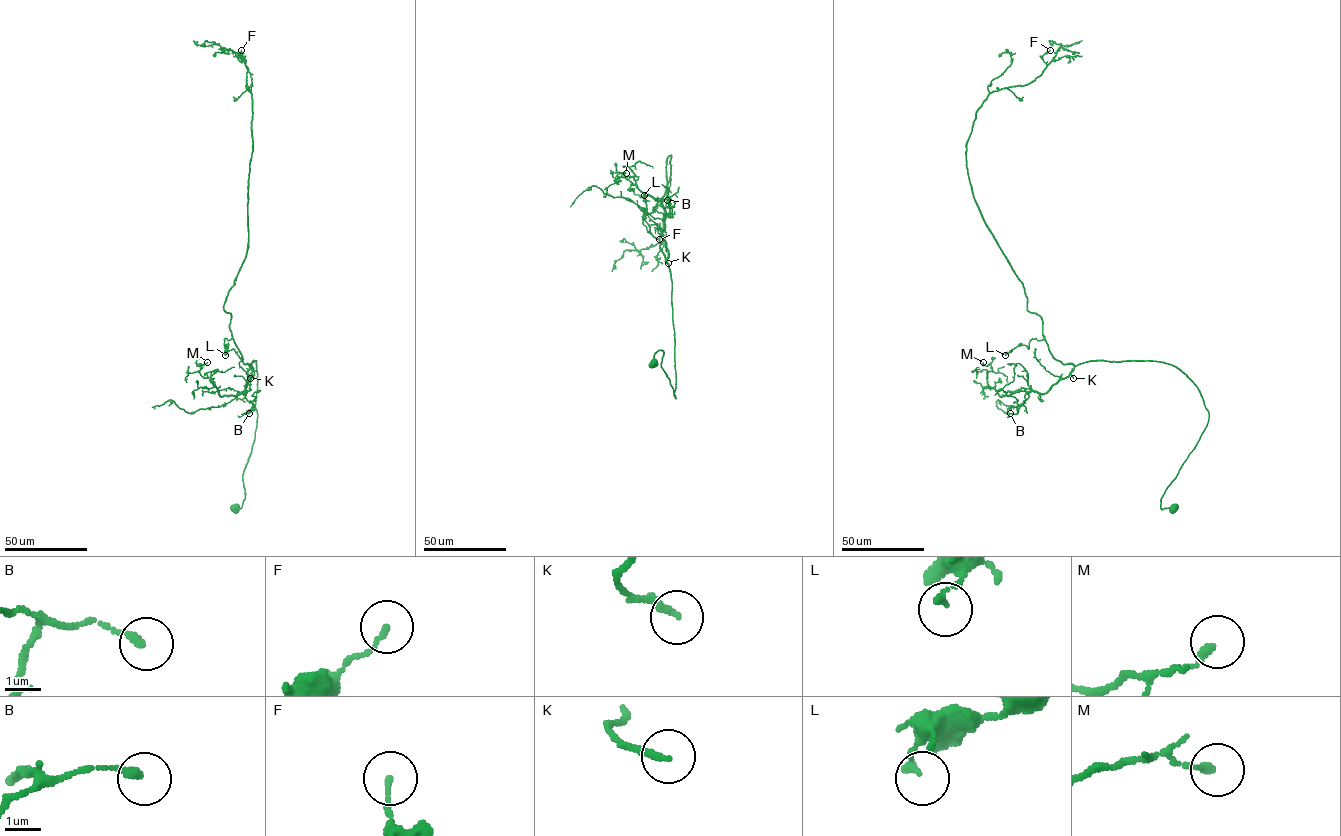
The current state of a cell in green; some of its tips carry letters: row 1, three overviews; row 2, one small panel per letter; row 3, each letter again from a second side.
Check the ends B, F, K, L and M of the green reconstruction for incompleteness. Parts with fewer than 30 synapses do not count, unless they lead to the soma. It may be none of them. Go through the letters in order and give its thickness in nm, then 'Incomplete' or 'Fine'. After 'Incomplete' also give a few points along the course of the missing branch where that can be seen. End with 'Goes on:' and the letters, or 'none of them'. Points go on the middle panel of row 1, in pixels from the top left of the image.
B: Thickness 200 nm. Fine
F: Thickness 130 nm. Fine
K: Thickness 200 nm. Fine
L: Thickness 170 nm. Fine
M: Thickness 200 nm. Fine
Goes on: none of them

